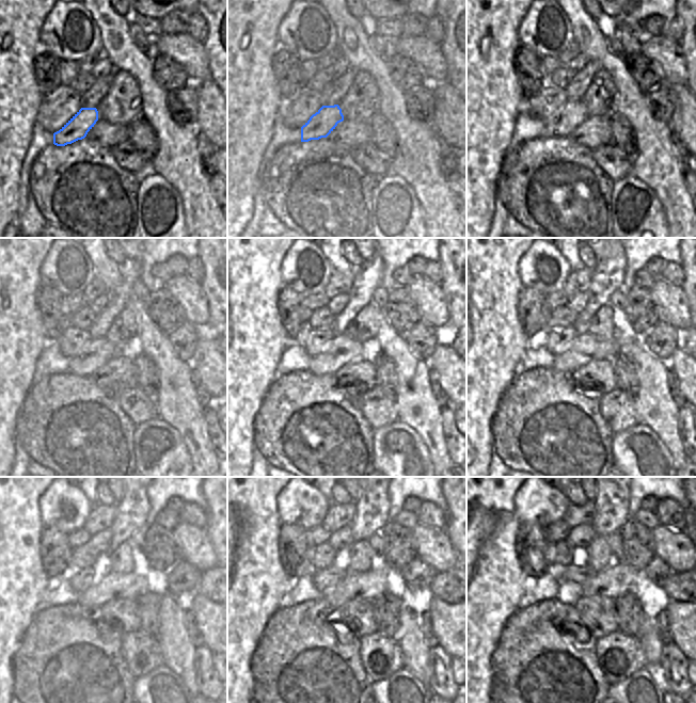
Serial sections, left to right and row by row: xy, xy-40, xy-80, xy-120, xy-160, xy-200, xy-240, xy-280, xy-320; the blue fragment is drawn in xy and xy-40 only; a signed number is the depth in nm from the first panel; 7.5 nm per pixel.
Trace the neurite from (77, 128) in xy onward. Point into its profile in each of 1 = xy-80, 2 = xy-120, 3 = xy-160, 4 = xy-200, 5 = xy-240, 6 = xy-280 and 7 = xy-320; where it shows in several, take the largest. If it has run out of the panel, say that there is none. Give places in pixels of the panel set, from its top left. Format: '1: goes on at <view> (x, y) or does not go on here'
1: goes on at xy-80 (562, 124)
2: goes on at xy-120 (98, 351)
3: goes on at xy-160 (342, 350)
4: goes on at xy-200 (584, 348)
5: goes on at xy-240 (111, 586)
6: goes on at xy-280 (369, 585)
7: goes on at xy-320 (617, 579)

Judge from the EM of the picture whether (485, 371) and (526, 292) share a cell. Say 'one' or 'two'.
two

